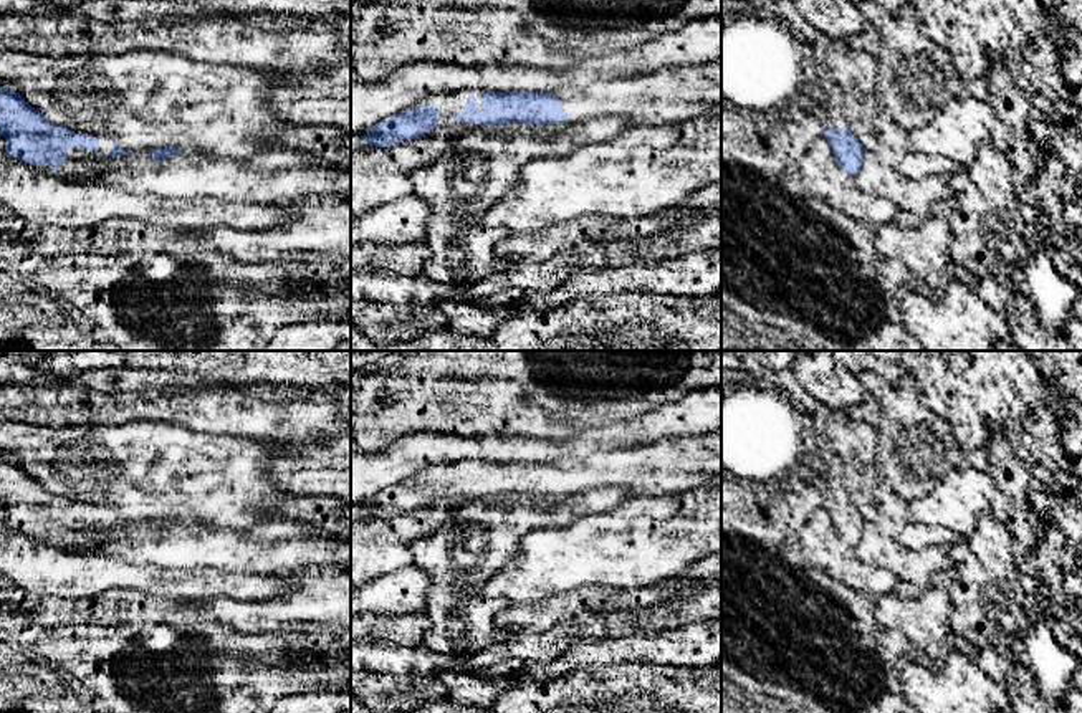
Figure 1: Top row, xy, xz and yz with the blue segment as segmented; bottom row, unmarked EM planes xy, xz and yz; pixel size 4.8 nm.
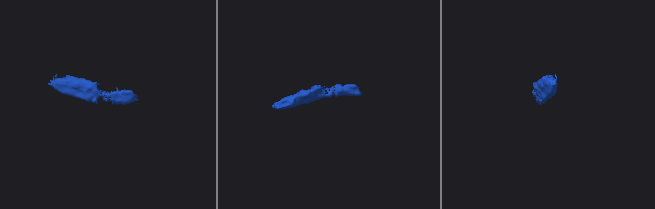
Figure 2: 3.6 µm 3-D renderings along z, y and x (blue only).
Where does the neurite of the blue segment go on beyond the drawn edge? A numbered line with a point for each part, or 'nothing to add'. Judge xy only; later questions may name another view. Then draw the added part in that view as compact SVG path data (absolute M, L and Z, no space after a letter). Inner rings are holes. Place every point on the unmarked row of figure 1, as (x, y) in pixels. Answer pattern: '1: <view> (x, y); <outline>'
1: xy (78, 533); M99 510L99 516L101 518L98 523L86 521L81 518L69 519L66 523L65 534L61 536L60 541L55 541L48 534L36 534L36 536L33 536L33 539L50 544L53 548L60 548L60 549L79 551L79 549L86 548L96 538L98 529L99 531L109 529L113 513Z

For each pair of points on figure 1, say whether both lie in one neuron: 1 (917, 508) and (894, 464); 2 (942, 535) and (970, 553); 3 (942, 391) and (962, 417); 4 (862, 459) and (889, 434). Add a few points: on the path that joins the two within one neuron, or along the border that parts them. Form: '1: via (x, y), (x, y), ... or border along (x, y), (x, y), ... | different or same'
1: border along (945, 477), (927, 493), (915, 497), (909, 503) | different
2: border along (957, 540), (947, 548) | different
3: via (947, 397), (957, 411) | same
4: border along (879, 429), (877, 462) | different

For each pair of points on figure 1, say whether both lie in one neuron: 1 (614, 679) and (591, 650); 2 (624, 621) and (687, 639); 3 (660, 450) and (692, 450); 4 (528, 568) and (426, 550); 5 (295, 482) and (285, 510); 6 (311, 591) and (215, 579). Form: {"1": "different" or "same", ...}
{"1": "different", "2": "different", "3": "same", "4": "different", "5": "different", "6": "different"}

